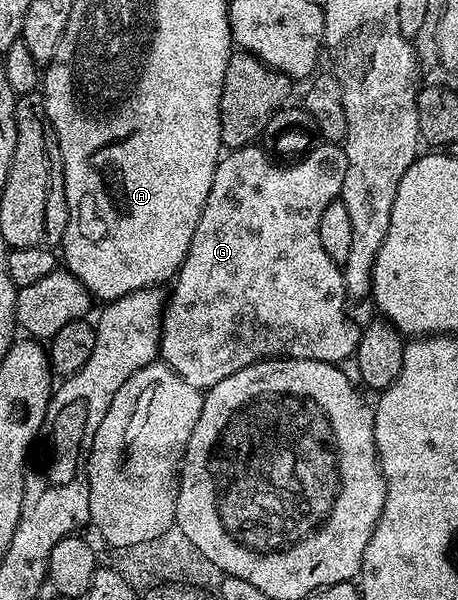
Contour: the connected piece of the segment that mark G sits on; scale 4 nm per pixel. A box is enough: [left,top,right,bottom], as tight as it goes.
[158,143,361,389]

